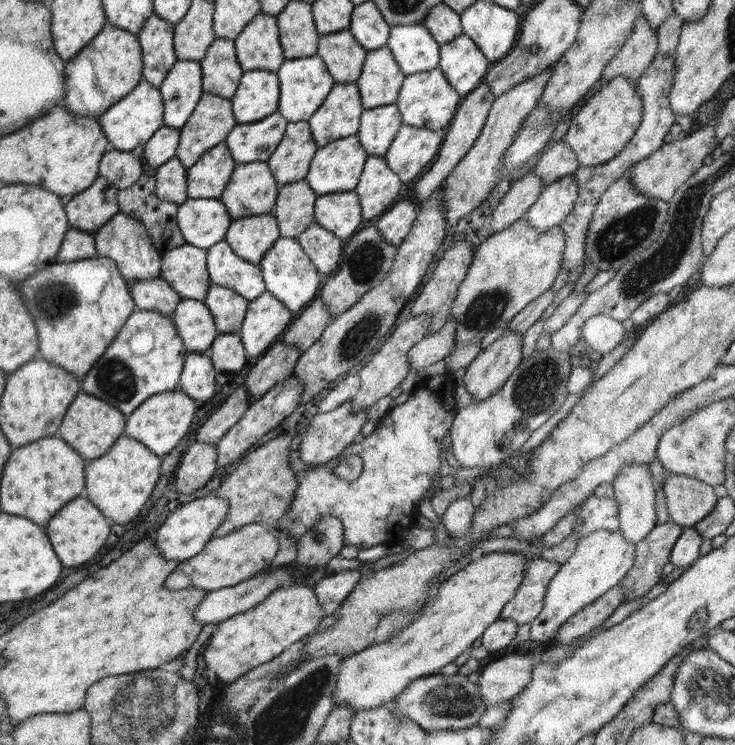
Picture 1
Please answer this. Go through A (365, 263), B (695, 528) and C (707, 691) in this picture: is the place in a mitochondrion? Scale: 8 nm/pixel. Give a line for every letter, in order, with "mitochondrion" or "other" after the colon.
A: mitochondrion
B: other
C: mitochondrion

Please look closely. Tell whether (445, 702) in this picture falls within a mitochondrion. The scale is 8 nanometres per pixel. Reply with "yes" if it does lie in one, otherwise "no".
yes

